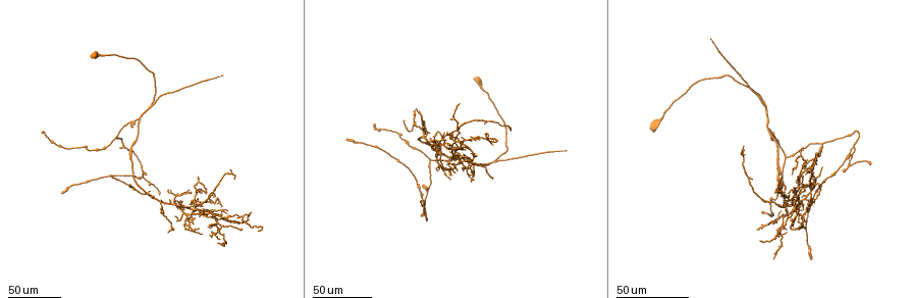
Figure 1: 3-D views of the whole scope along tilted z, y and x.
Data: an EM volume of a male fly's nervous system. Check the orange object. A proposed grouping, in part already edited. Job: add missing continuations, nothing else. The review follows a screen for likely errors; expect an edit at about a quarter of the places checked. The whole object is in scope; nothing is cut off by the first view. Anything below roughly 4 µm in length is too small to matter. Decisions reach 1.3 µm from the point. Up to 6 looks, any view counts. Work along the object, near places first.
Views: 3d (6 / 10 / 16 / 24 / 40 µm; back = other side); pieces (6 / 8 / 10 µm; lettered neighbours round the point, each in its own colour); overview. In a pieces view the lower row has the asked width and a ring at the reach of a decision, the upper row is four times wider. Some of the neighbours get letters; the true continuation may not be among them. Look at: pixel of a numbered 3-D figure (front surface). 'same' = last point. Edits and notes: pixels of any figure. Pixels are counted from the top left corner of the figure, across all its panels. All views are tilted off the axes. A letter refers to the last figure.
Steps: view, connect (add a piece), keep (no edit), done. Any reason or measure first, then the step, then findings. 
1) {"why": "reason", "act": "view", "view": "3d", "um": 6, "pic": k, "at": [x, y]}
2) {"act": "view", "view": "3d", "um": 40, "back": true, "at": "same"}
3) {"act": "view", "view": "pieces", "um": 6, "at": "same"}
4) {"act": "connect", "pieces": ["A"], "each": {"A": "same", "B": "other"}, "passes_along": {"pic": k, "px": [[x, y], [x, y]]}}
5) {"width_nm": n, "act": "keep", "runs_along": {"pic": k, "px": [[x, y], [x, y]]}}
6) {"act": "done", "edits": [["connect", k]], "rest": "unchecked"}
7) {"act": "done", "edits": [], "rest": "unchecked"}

{"why": "long arm stops here", "act": "view", "view": "3d", "um": 40, "pic": 1, "at": [421, 217]}

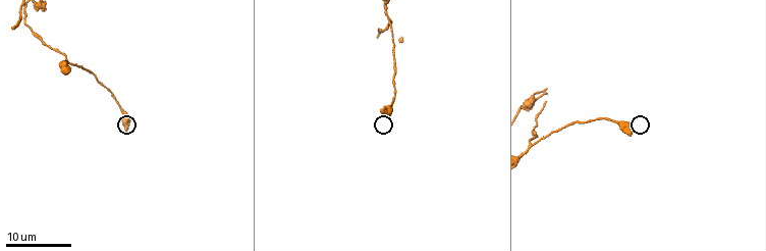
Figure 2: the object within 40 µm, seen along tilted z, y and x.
{"why": "see the neighbours", "act": "view", "view": "pieces", "um": 8, "pic": 2, "at": [630, 132]}

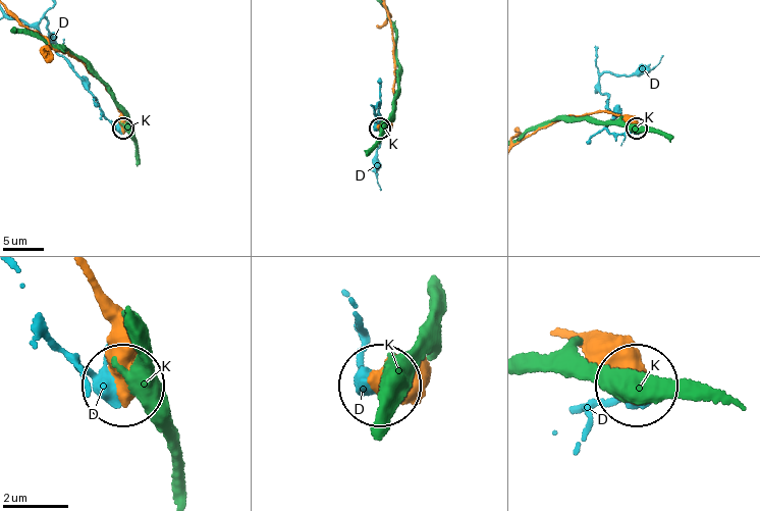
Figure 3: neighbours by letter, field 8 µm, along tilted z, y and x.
{"act": "keep", "each": {"D": "other", "K": "other"}, "runs_along": {"pic": 3, "px": [[88, 275], [121, 386]]}, "found": "no lettered piece goes on from it"}

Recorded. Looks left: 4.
{"why": "an open end", "act": "view", "view": "3d", "um": 40, "pic": 1, "at": [756, 228]}

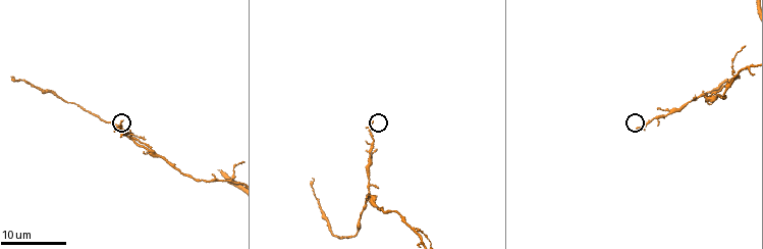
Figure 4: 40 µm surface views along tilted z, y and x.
{"act": "view", "view": "pieces", "um": 6, "pic": 4, "at": [118, 129]}

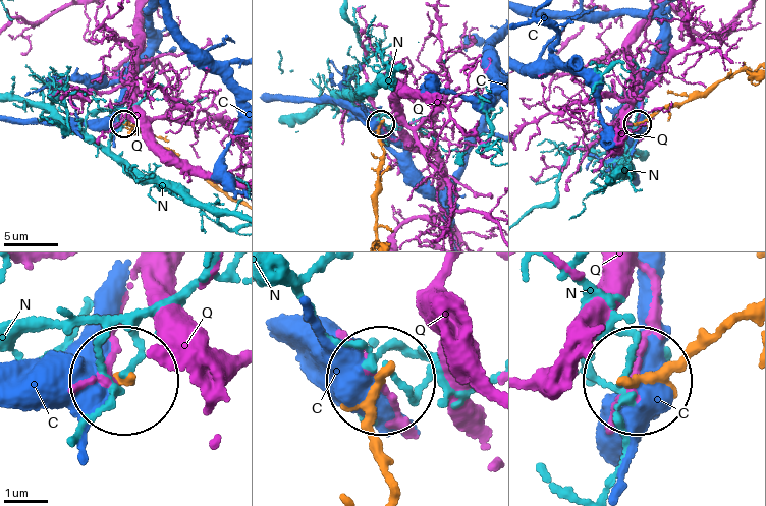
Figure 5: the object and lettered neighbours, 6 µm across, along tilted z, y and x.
{"width_nm": 180, "act": "keep", "each": {"C": "other", "N": "other", "Q": "other"}, "runs_along": {"pic": 5, "px": [[387, 481], [381, 385]]}, "found": "no lettered piece goes on from it"}

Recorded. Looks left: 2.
{"why": "end of a long branch", "act": "view", "view": "3d", "um": 24, "pic": 1, "at": [812, 257]}

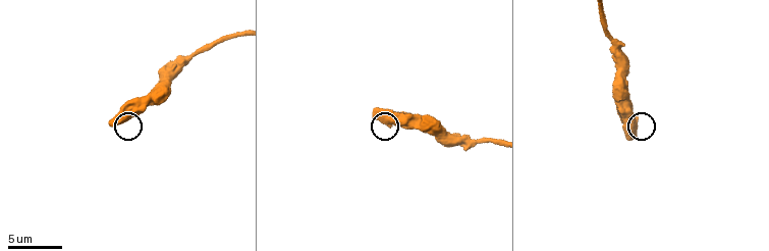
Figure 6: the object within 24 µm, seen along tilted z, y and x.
{"act": "view", "view": "pieces", "um": 8, "pic": 6, "at": [374, 114]}

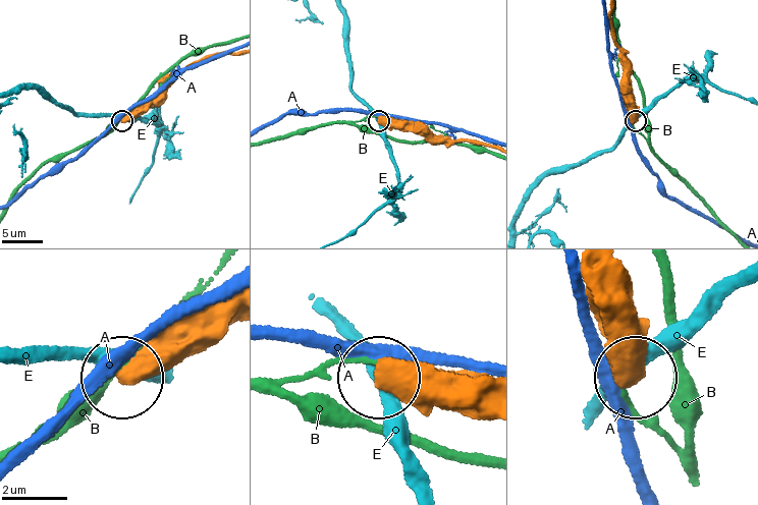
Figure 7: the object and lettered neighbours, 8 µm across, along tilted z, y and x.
{"act": "keep", "each": {"A": "other", "B": "other", "E": "other"}, "runs_along": {"pic": 7, "px": [[489, 147], [436, 139], [379, 122]]}, "found": "none of them fits"}

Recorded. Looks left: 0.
{"act": "done", "edits": [], "rest": "unchecked"}

